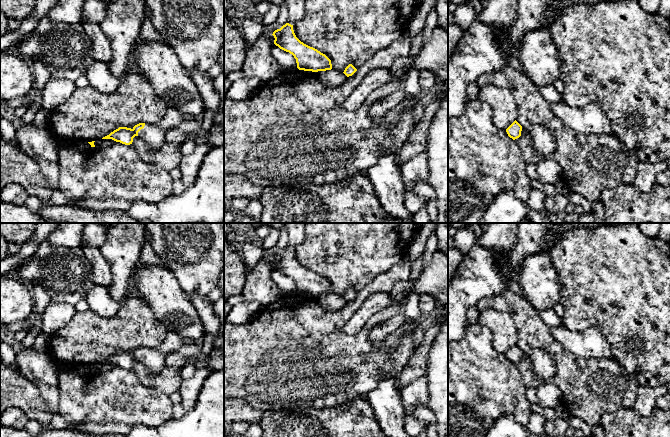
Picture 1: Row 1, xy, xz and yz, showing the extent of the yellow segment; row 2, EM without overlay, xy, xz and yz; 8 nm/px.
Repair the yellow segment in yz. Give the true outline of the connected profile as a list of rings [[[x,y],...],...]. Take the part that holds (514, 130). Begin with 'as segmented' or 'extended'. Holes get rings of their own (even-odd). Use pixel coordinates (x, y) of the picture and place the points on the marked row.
extended; [[[515,120],[506,132],[513,140],[520,136],[526,136],[539,156],[547,157],[556,149],[554,132],[550,128],[541,125],[532,126],[527,132]]]

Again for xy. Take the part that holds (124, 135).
extended; [[[168,107],[165,116],[159,123],[139,123],[132,129],[127,127],[119,127],[102,139],[112,139],[116,142],[130,145],[133,142],[133,138],[138,136],[145,142],[149,149],[157,151],[166,143],[166,132],[169,129],[178,126],[185,120],[193,119],[196,119],[196,117],[186,115],[177,109]]]

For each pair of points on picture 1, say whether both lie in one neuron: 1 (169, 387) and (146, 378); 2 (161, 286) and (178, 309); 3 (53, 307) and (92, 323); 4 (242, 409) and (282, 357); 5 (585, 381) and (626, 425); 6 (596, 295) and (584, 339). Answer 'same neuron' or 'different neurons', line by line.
1: same neuron
2: same neuron
3: different neurons
4: different neurons
5: different neurons
6: different neurons

